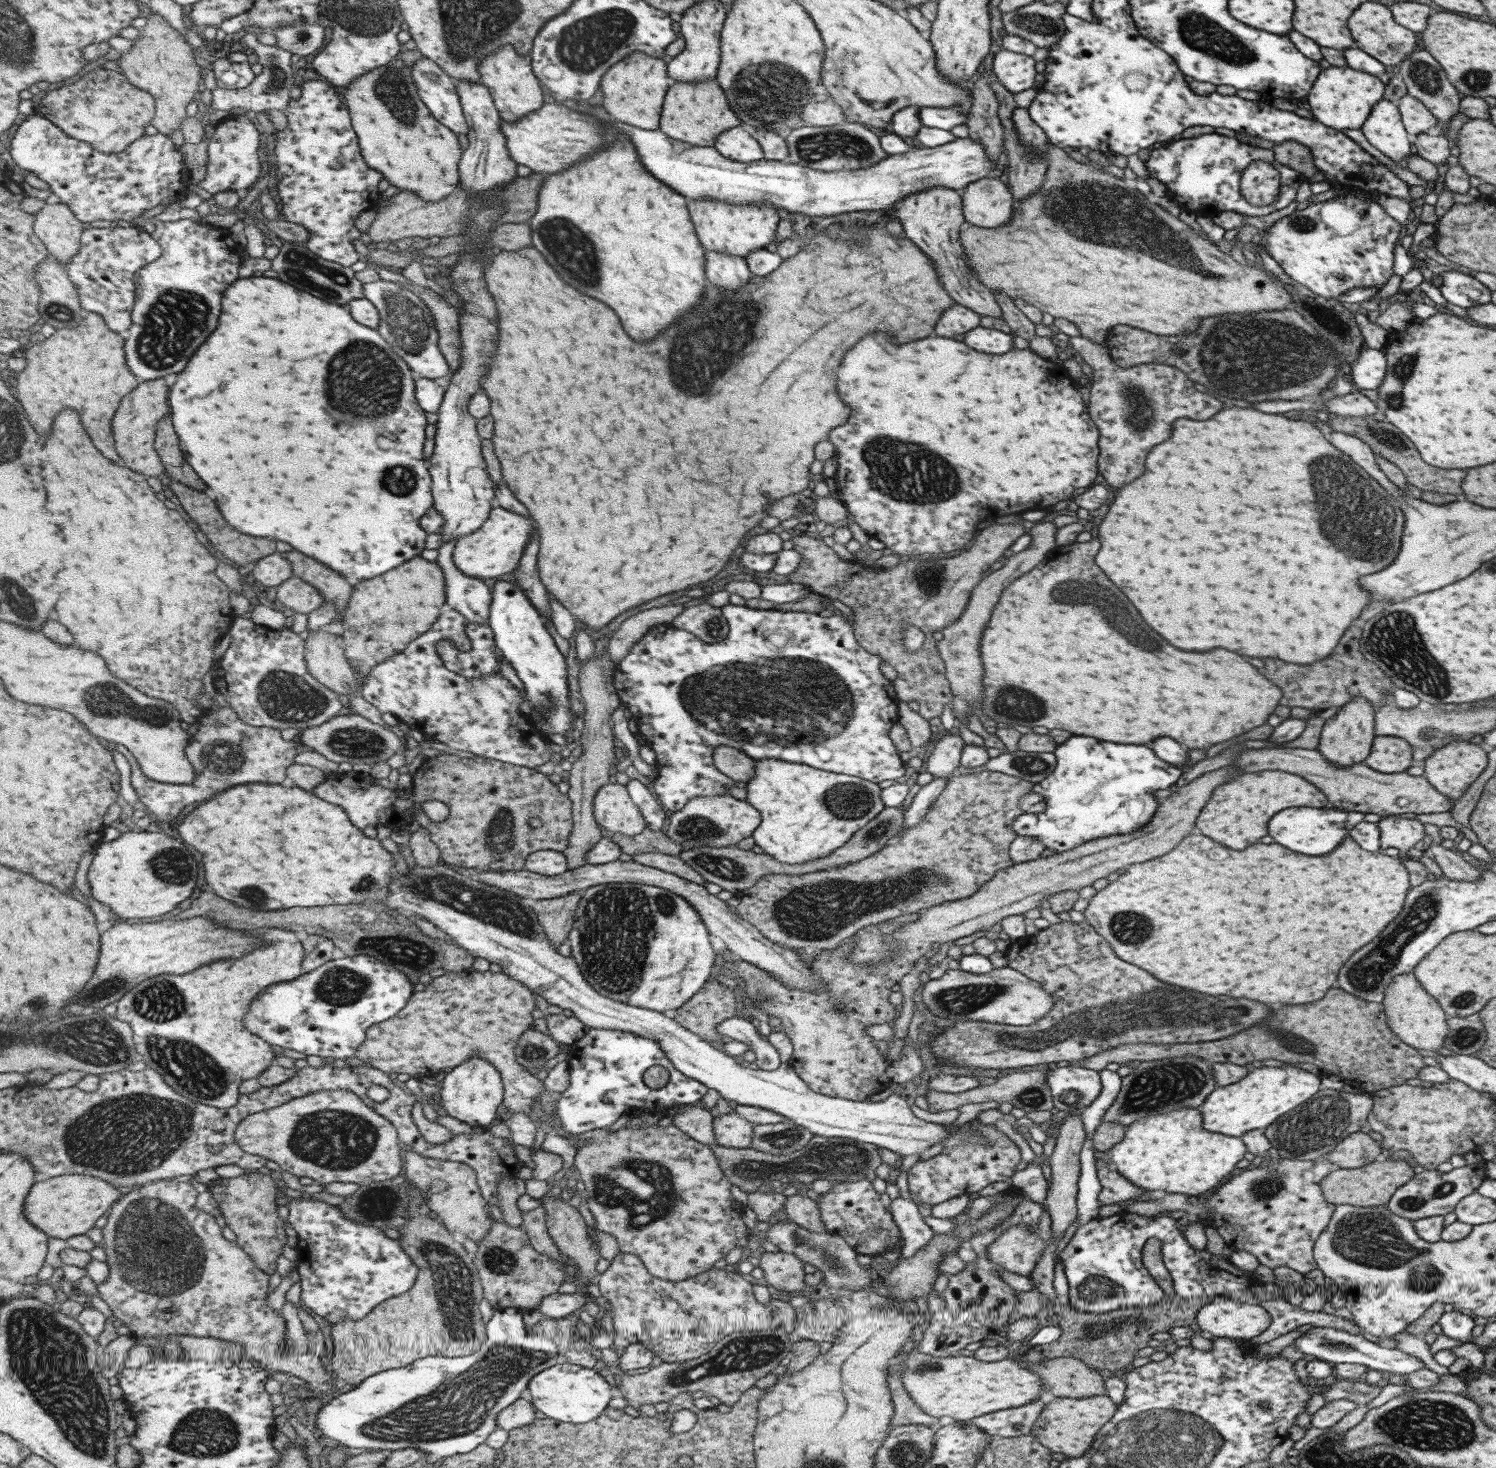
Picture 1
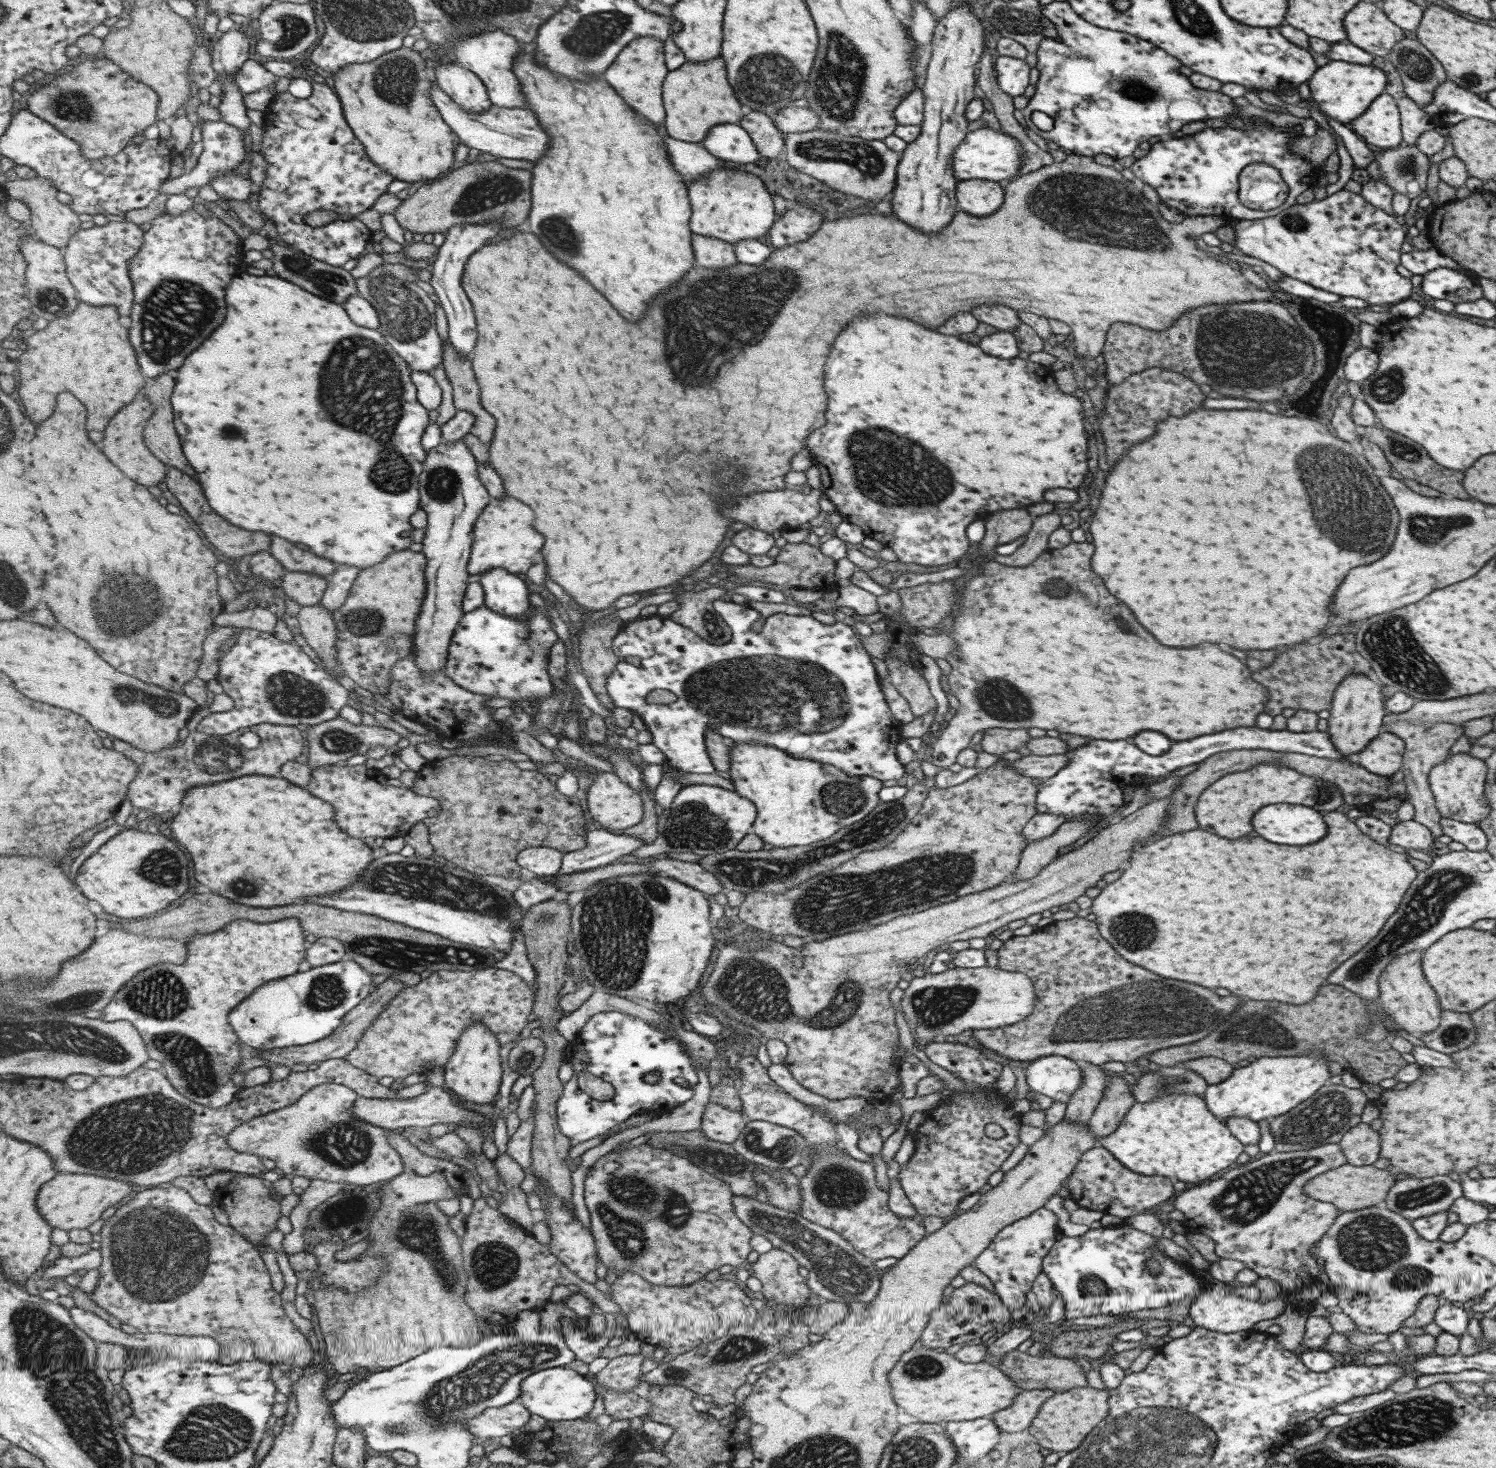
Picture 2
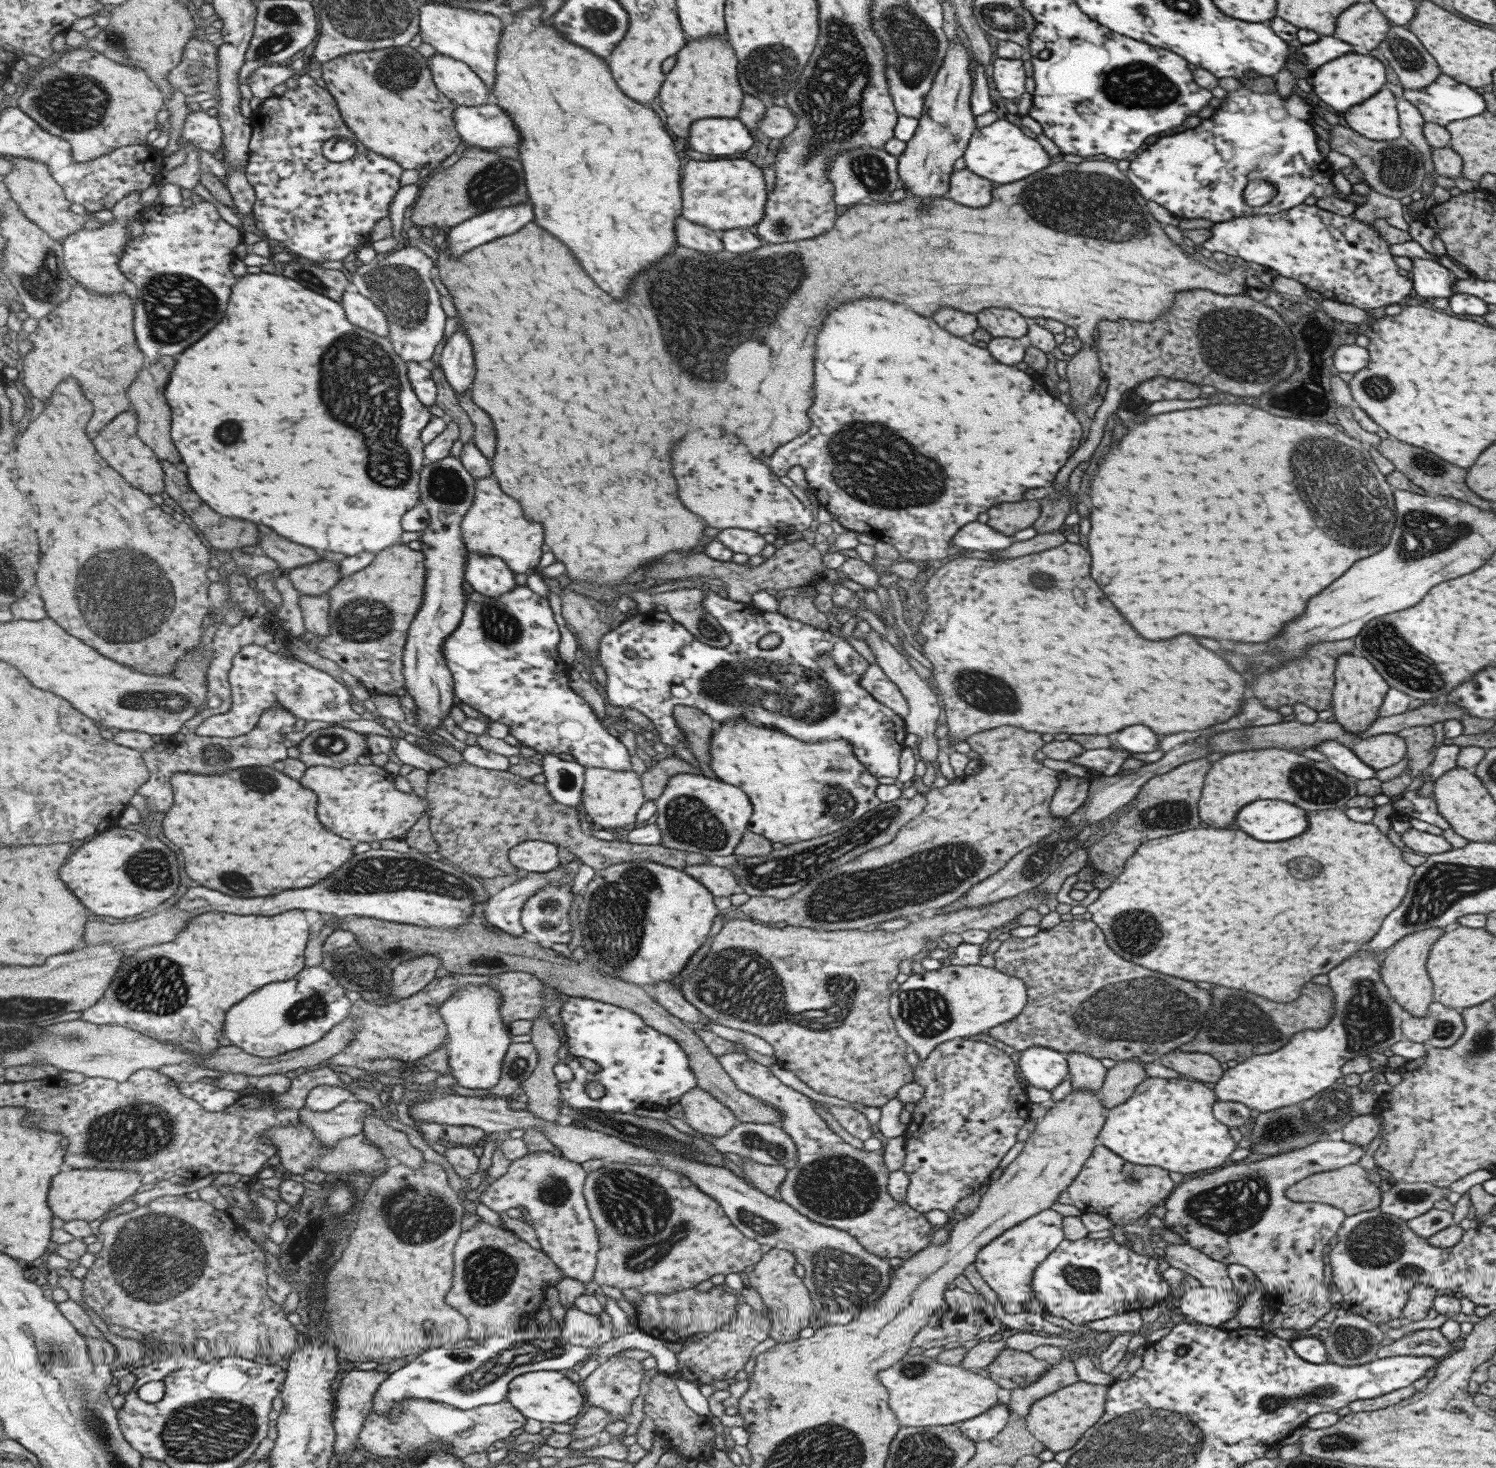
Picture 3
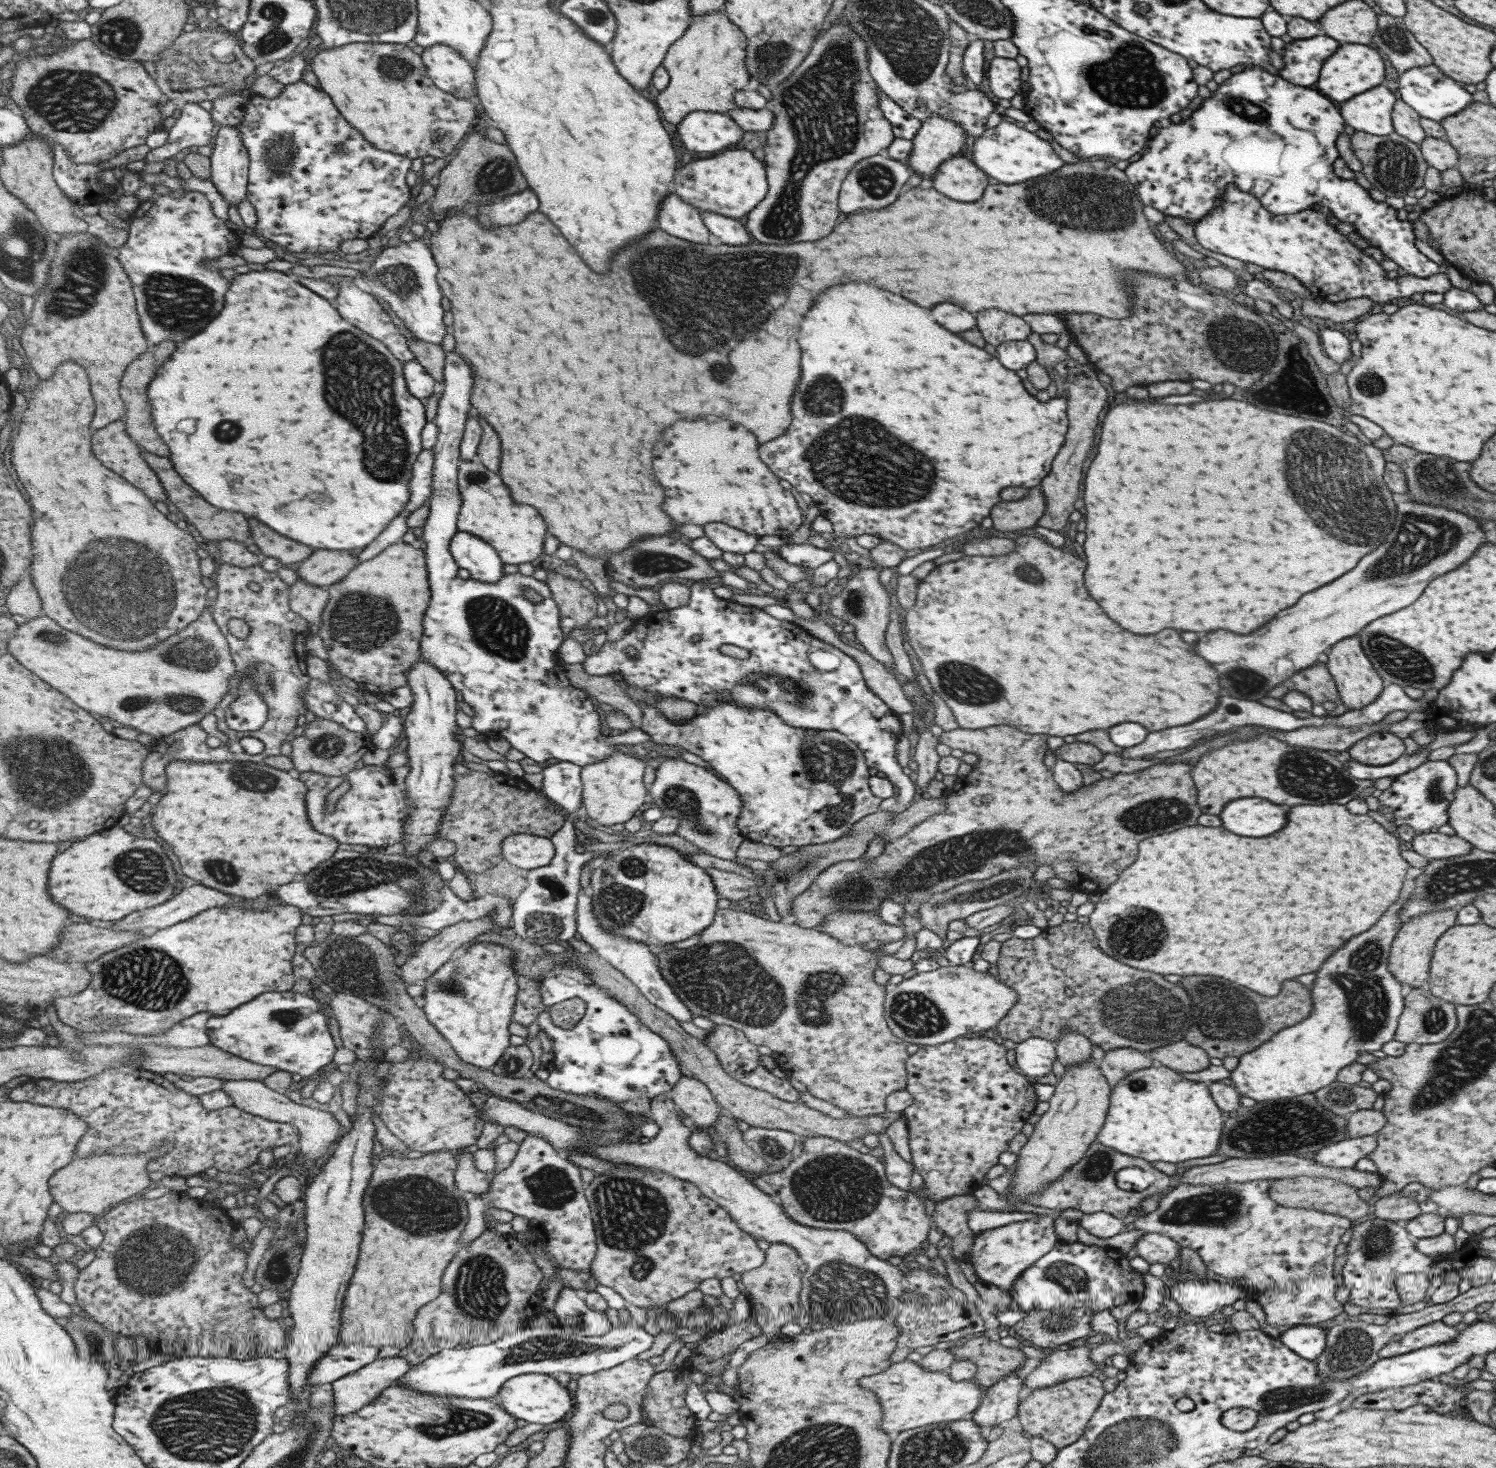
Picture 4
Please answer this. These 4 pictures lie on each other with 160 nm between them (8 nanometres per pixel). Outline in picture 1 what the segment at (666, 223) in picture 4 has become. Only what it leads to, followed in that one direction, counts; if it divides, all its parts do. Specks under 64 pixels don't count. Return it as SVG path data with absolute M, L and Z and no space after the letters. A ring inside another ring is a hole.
M704 250L703 258L706 279L720 289L734 291L751 281L752 274L743 257Z

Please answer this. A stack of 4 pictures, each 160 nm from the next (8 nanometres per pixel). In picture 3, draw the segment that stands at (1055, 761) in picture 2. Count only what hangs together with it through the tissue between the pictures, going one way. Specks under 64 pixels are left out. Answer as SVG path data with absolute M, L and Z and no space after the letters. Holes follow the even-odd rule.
M1101 748L1101 750L1084 750L1077 758L1070 758L1073 764L1079 766L1092 768L1097 772L1101 772L1104 777L1113 776L1118 772L1119 767L1123 764L1123 761L1127 758L1129 752L1125 750L1107 750L1107 748Z

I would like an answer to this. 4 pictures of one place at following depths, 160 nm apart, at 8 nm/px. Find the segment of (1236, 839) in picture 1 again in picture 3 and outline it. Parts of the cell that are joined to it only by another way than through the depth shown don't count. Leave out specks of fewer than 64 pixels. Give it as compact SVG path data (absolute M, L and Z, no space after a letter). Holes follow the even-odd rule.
M1267 748L1255 752L1235 752L1215 760L1205 774L1198 798L1197 814L1201 826L1211 824L1215 828L1227 828L1233 816L1243 804L1253 800L1283 800L1305 810L1342 809L1343 804L1357 796L1355 780L1335 770L1325 761L1312 761L1290 752L1289 749Z

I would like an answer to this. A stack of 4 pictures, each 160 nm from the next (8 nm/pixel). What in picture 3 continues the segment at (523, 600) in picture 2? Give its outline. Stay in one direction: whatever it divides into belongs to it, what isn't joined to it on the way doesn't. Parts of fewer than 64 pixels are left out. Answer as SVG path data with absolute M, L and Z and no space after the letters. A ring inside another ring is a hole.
M468 552L466 578L475 591L498 597L516 586L515 572L500 556Z

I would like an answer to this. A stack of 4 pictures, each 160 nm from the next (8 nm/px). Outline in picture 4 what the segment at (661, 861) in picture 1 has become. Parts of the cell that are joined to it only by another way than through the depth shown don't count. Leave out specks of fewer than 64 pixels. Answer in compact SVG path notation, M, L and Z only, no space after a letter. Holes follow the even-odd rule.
M707 868L706 873L711 877L718 897L741 902L748 896L755 896L759 890L757 884L750 876L738 875Z

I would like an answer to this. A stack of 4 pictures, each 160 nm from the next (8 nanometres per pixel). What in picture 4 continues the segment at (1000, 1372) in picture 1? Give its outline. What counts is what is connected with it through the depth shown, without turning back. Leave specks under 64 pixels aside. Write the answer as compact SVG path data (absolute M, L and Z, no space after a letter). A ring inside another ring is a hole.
M906 1360L891 1363L879 1374L859 1379L858 1385L871 1390L877 1398L881 1406L879 1428L887 1434L893 1432L891 1436L912 1428L961 1420L978 1407L984 1393L982 1387L970 1380L951 1380L945 1371L923 1370L916 1362Z

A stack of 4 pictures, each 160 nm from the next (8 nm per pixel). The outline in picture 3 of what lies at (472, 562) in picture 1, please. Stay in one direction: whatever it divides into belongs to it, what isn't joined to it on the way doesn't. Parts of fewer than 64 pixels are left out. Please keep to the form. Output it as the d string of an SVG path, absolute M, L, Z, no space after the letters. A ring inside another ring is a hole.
M493 474L476 480L474 503L463 519L462 531L462 538L472 553L500 556L515 573L529 575L540 570L539 562L545 546L545 528L543 524L533 522L525 516L523 506L501 490Z

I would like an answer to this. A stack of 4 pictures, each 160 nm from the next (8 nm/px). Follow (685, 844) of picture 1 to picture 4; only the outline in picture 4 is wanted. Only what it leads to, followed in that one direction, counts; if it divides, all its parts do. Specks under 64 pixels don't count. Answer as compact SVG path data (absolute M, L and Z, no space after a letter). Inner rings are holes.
M676 757L663 760L656 767L653 782L647 786L647 791L648 798L652 800L653 806L661 810L663 818L675 818L675 820L679 820L682 823L683 826L675 830L673 834L677 834L677 836L691 842L691 844L694 844L709 856L714 856L721 860L734 860L736 848L744 839L741 832L737 831L737 818L739 818L742 804L737 792L729 784L715 777L712 771L707 771Z

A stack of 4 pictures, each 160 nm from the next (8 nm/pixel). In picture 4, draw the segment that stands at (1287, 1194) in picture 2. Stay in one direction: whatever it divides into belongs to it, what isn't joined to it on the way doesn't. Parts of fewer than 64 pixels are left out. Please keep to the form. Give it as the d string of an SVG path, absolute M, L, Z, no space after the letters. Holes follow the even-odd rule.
M1374 1135L1346 1138L1324 1146L1312 1155L1311 1160L1329 1168L1353 1168L1359 1159L1366 1157L1375 1147ZM1253 1180L1245 1183L1227 1183L1227 1184L1178 1184L1167 1190L1162 1198L1158 1201L1157 1208L1153 1212L1145 1213L1145 1216L1140 1216L1133 1220L1133 1229L1143 1231L1143 1233L1159 1233L1173 1240L1179 1248L1189 1248L1195 1250L1202 1260L1203 1264L1208 1269L1211 1275L1214 1275L1224 1282L1233 1284L1236 1278L1242 1278L1242 1284L1245 1292L1245 1301L1256 1301L1259 1303L1259 1308L1265 1312L1266 1323L1278 1330L1288 1329L1289 1327L1298 1324L1317 1325L1326 1320L1331 1320L1342 1312L1342 1305L1335 1300L1335 1288L1337 1279L1333 1277L1333 1258L1335 1258L1335 1247L1340 1243L1340 1238L1344 1232L1351 1228L1350 1220L1342 1216L1335 1216L1330 1213L1321 1213L1315 1209L1287 1209L1279 1207L1269 1199L1269 1186L1274 1180Z

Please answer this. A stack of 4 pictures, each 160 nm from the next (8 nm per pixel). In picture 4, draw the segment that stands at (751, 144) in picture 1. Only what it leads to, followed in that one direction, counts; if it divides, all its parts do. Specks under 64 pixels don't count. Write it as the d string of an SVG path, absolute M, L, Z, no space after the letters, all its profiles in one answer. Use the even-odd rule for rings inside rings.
M700 110L688 112L676 129L687 150L712 154L735 148L743 133L726 113Z

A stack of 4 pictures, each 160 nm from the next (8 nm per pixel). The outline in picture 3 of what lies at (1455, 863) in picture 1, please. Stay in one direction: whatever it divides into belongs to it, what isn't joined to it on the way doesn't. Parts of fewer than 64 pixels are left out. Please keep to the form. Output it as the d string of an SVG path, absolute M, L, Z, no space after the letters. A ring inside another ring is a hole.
M1414 726L1404 728L1397 733L1406 745L1405 755L1408 756L1407 768L1409 779L1421 777L1422 785L1418 788L1418 795L1426 797L1434 790L1433 780L1428 778L1424 770L1429 766L1435 755L1433 730L1430 726Z

